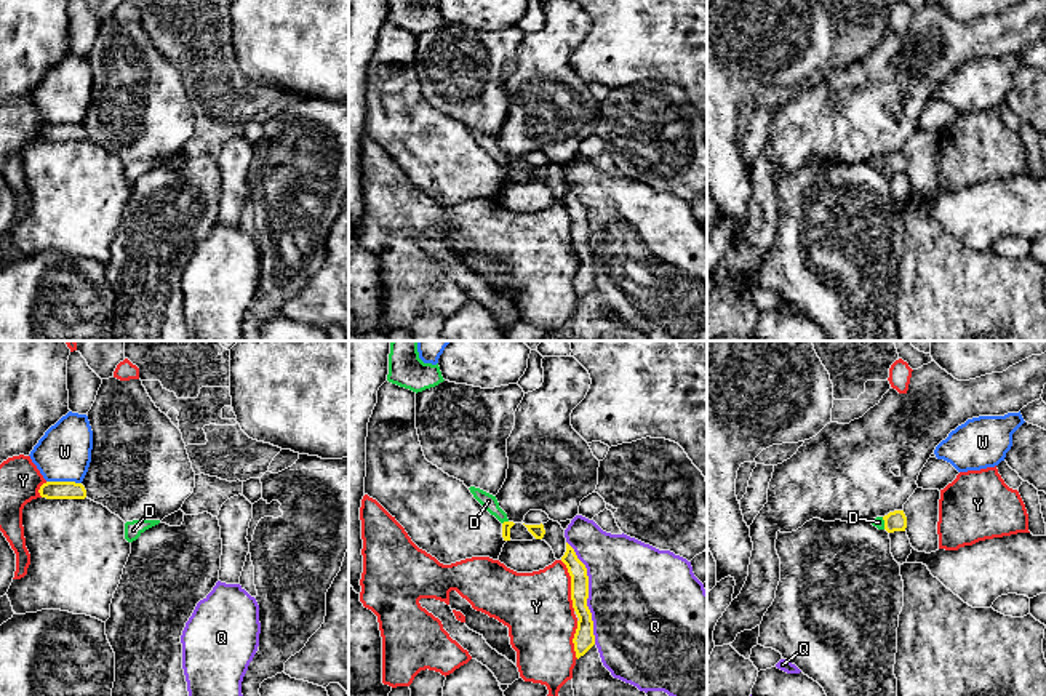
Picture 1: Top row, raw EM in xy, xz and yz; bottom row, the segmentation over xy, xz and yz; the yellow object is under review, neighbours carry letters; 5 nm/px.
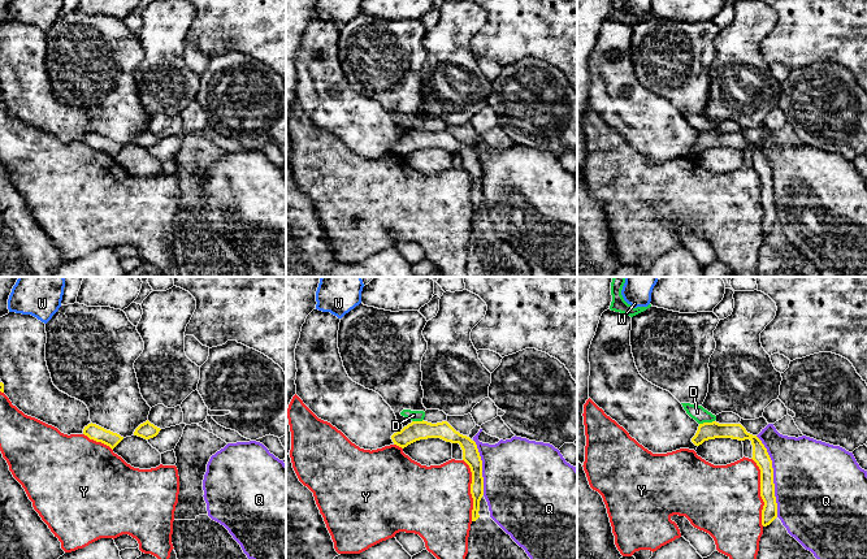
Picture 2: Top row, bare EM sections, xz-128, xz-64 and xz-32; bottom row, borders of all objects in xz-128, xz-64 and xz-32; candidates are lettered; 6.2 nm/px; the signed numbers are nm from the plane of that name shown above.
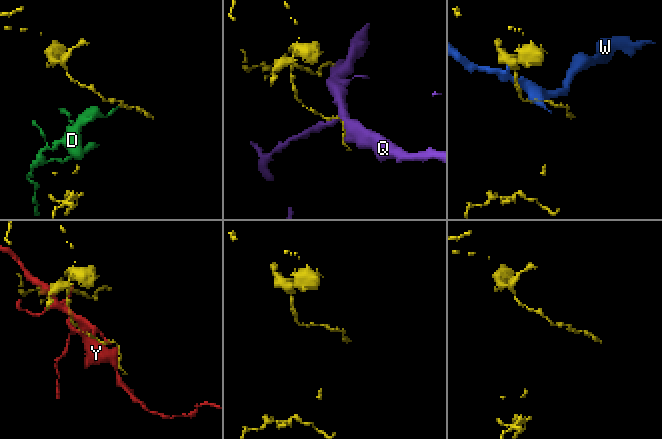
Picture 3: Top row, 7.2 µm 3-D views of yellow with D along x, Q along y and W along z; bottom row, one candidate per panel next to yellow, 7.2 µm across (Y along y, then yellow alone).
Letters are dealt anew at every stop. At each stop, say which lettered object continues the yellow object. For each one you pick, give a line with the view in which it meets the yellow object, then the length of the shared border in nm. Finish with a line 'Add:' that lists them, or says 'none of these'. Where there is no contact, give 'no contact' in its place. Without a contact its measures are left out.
Add: none of these

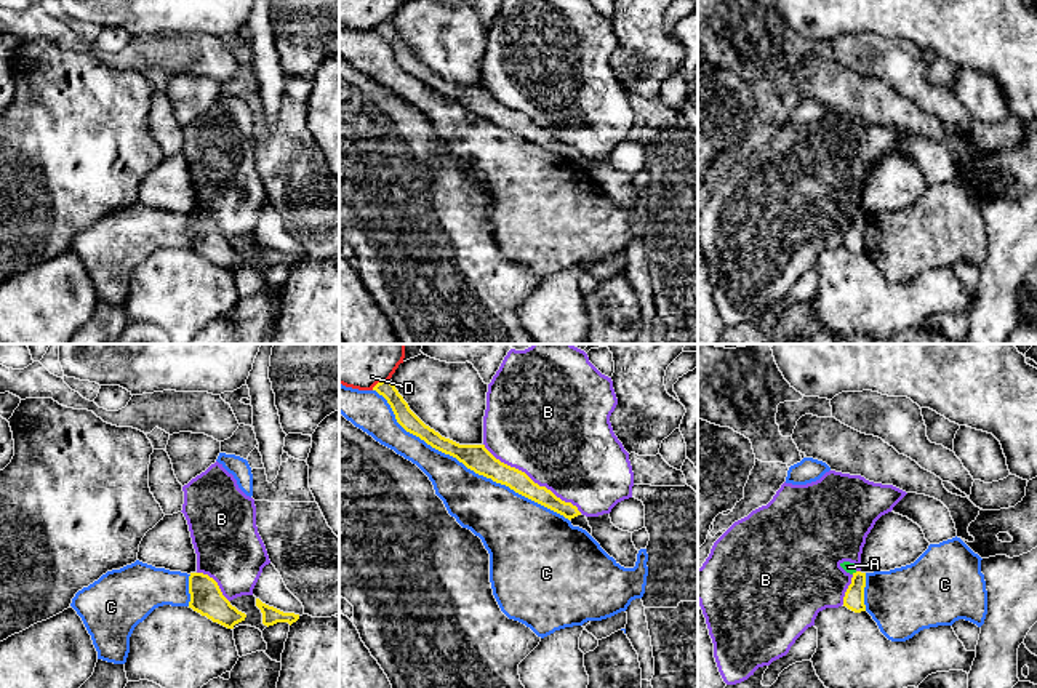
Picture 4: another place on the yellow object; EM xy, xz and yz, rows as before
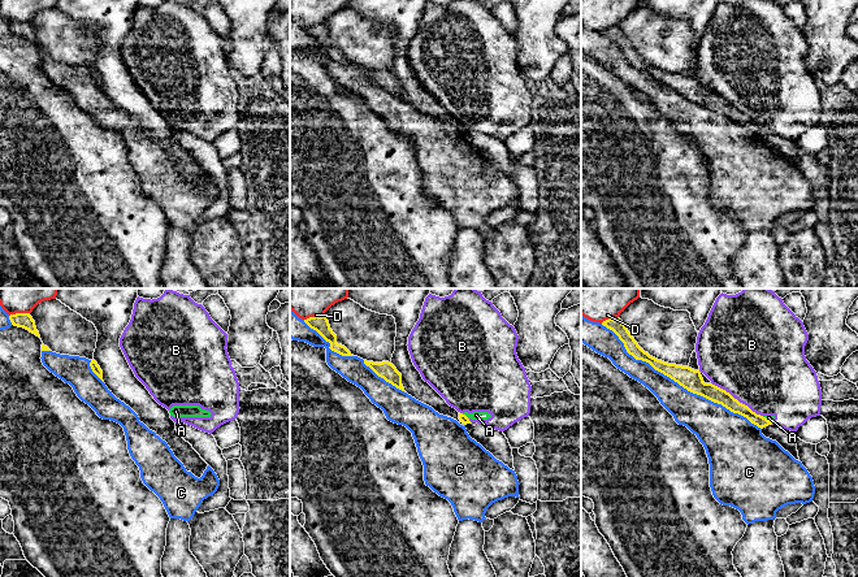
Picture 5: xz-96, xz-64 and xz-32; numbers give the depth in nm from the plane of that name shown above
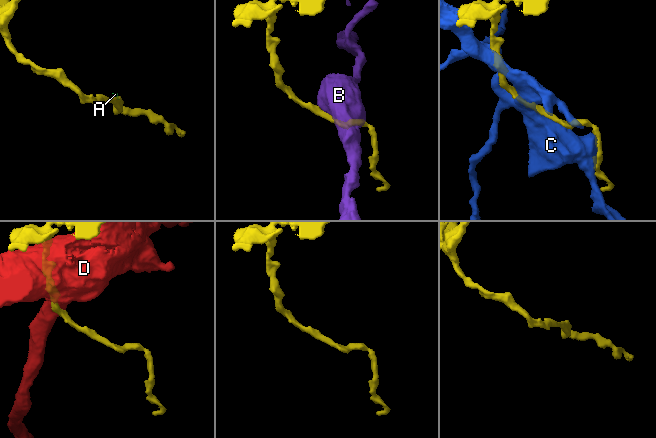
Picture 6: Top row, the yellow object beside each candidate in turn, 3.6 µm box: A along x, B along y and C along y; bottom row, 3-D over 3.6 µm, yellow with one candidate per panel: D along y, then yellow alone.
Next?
Add: none of these

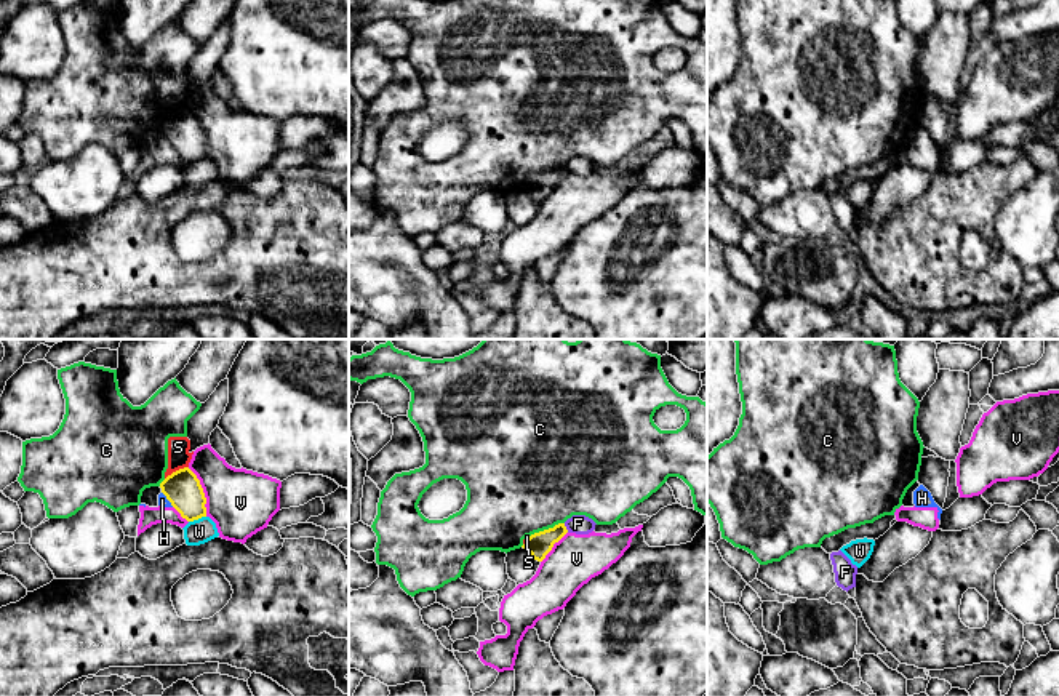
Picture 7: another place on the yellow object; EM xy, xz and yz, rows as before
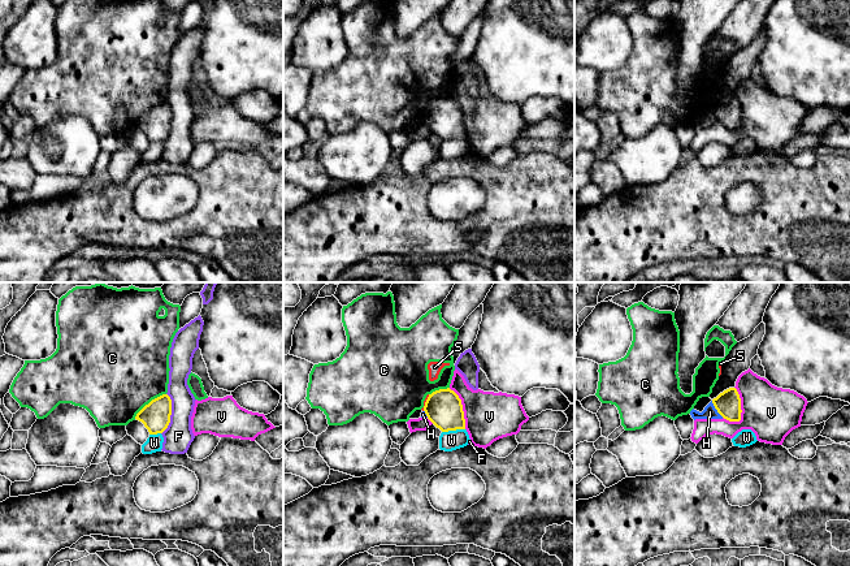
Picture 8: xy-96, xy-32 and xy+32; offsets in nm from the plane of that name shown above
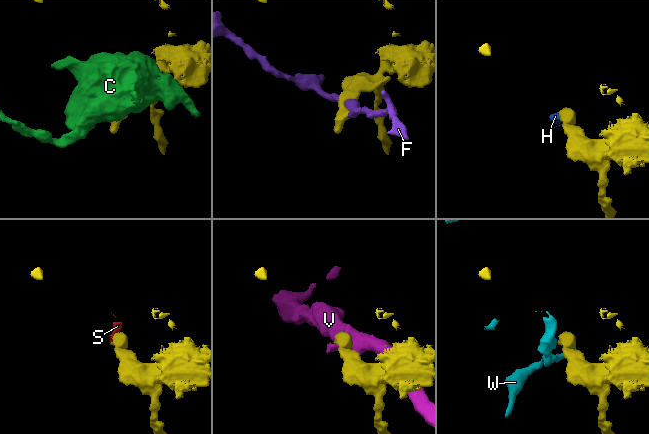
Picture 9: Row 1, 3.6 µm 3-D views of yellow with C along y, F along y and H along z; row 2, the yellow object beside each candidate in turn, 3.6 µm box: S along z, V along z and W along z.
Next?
Add: none of these

